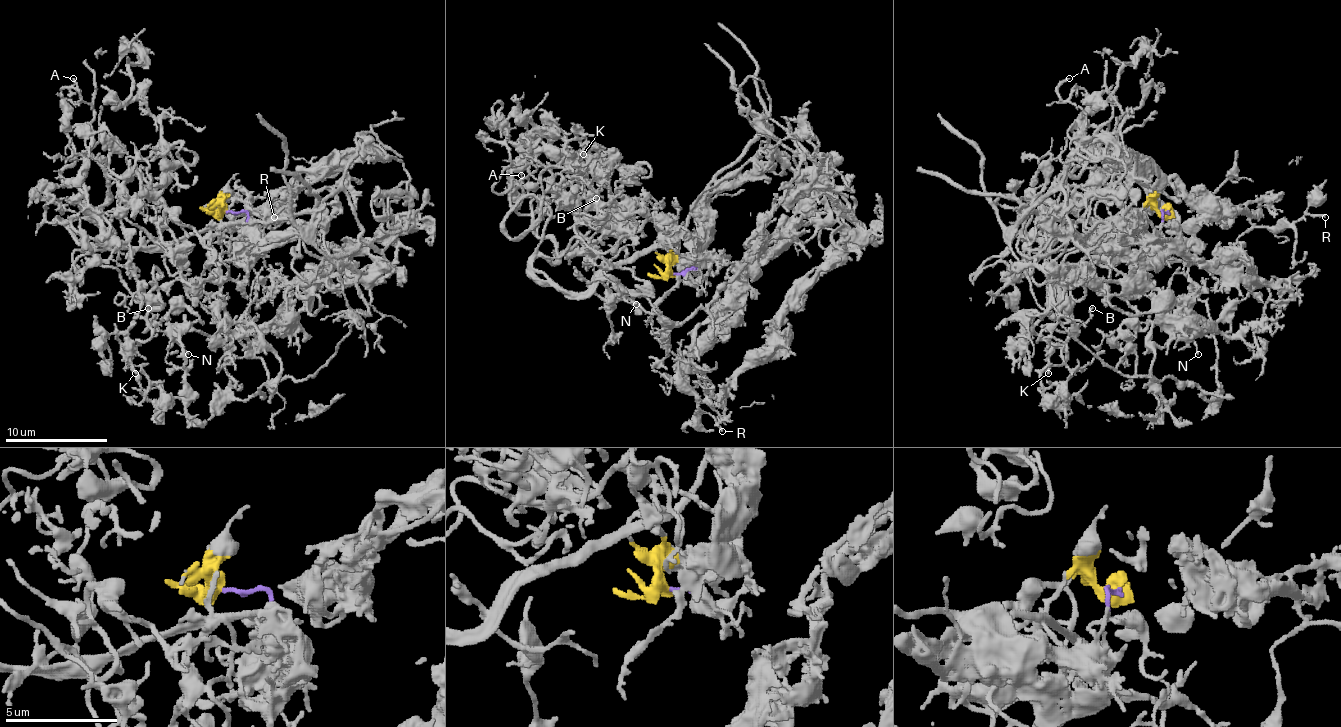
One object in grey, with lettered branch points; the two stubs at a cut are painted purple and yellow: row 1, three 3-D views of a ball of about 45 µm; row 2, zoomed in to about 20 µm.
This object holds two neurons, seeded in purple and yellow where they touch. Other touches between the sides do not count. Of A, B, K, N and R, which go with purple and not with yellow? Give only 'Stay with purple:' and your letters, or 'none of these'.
Stay with purple: N, R

